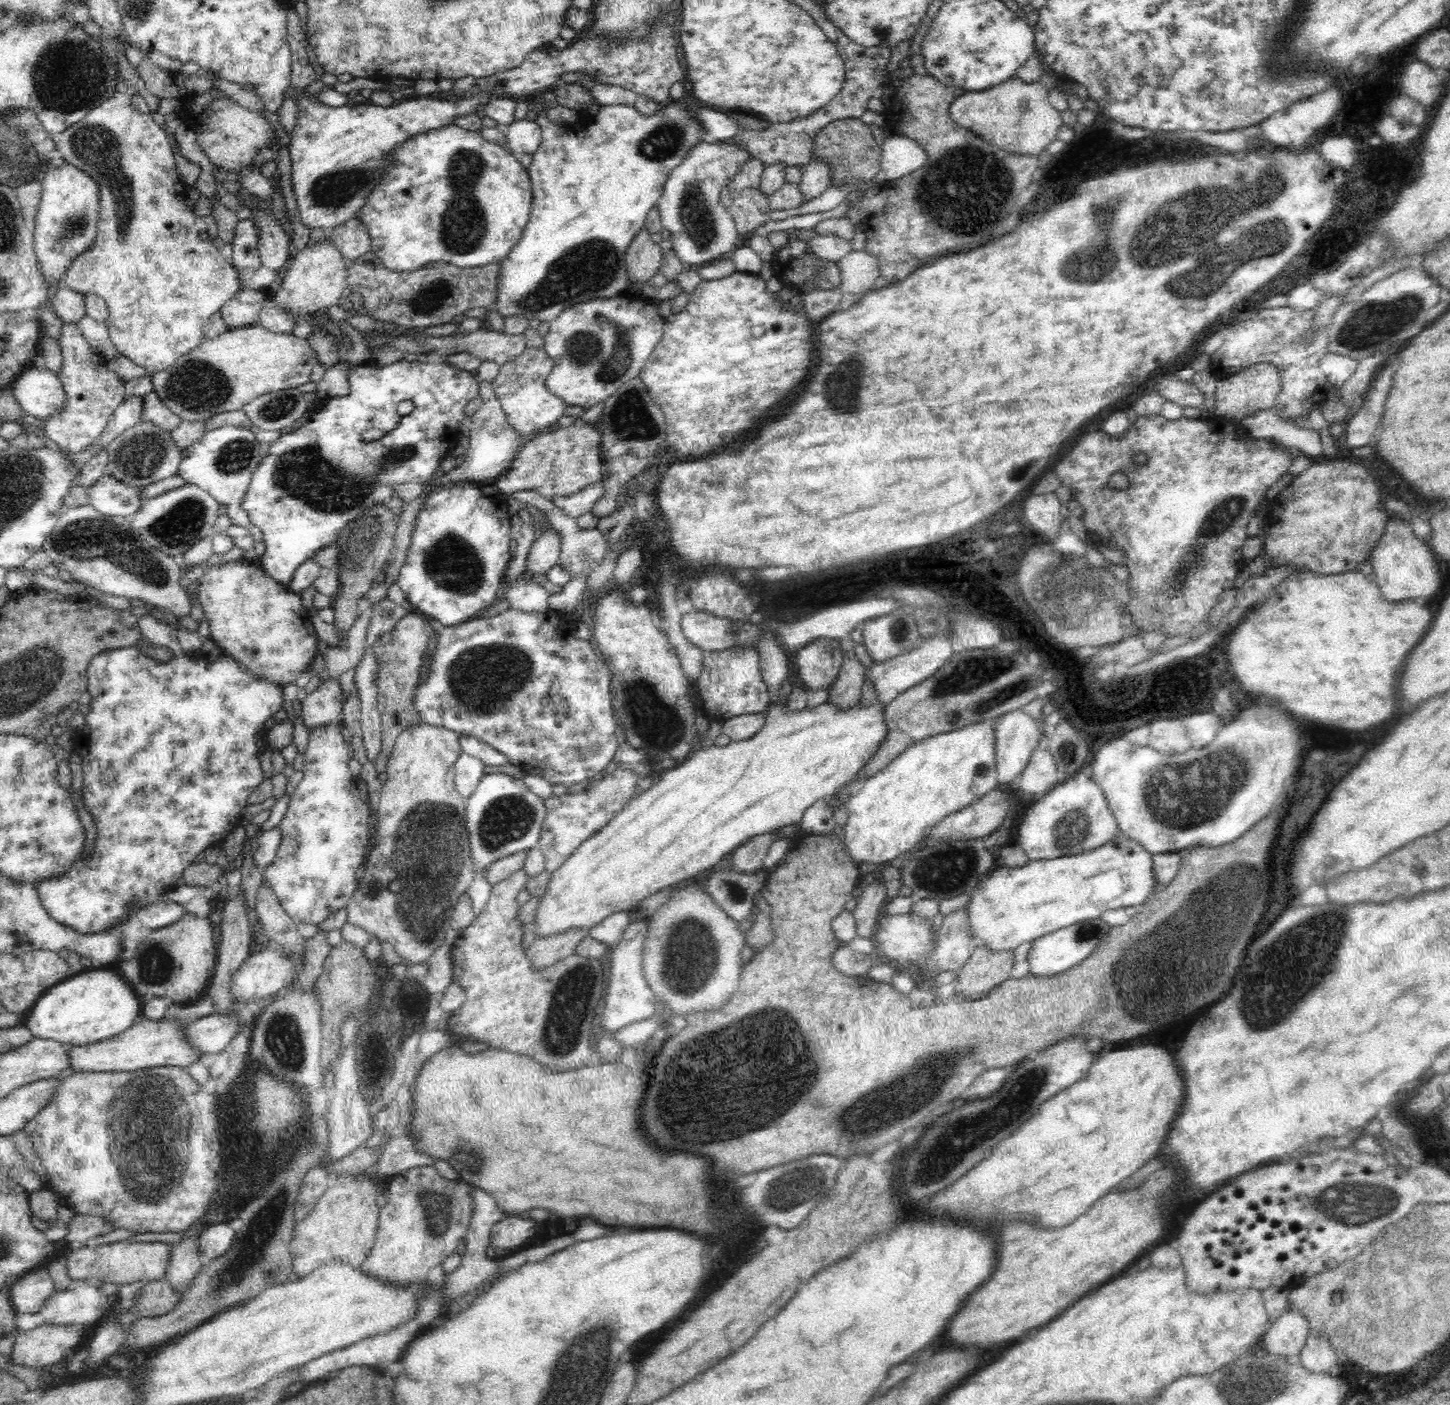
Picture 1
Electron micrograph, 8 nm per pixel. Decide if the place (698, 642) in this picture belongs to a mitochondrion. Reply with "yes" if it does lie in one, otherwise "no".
no

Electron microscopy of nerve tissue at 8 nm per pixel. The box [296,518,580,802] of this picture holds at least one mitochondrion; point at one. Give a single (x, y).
(483, 680)

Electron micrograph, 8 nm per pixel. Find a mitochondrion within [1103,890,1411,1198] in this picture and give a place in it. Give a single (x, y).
(1266, 988)

